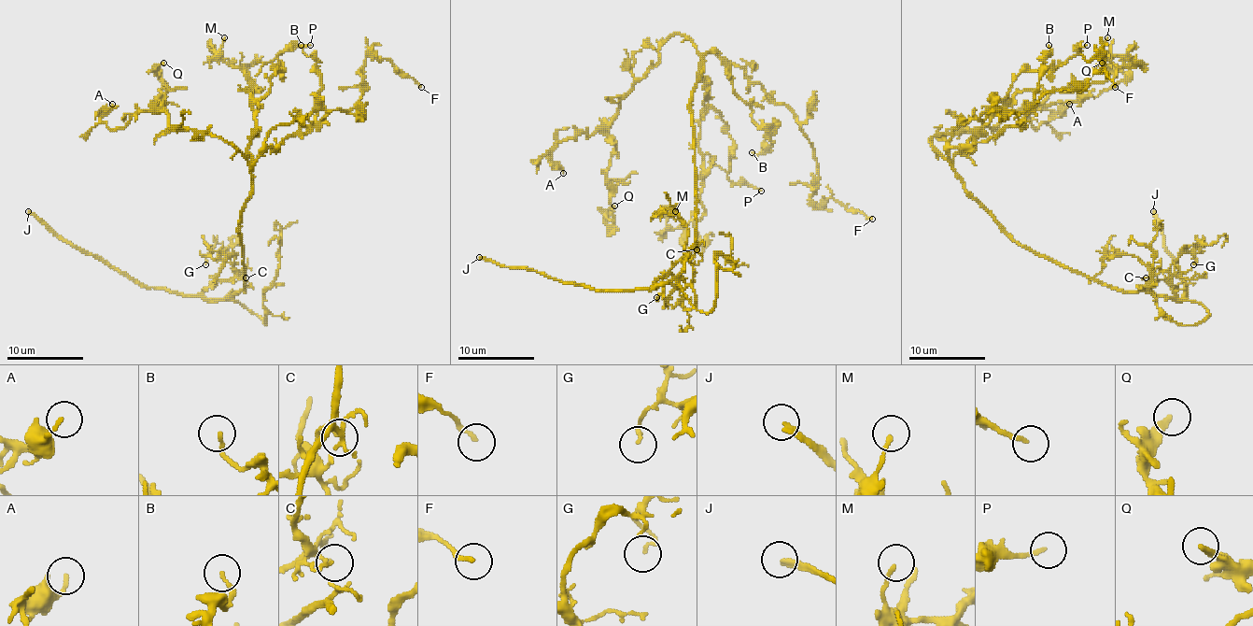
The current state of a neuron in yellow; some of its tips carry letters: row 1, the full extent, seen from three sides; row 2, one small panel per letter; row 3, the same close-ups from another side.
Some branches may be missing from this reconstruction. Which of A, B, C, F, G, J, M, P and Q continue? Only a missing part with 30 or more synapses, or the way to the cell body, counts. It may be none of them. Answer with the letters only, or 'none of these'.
J

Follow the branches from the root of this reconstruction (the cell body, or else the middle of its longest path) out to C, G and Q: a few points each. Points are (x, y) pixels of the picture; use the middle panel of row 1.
C: (691, 108), (696, 194), (695, 248), (680, 272), (654, 288), (680, 261), (689, 257), (691, 248), (696, 249)
G: (691, 108), (695, 248), (673, 278), (654, 284), (669, 272), (671, 293), (656, 297)
Q: (691, 108), (702, 55), (673, 34), (607, 129), (614, 147), (611, 228), (614, 206)

